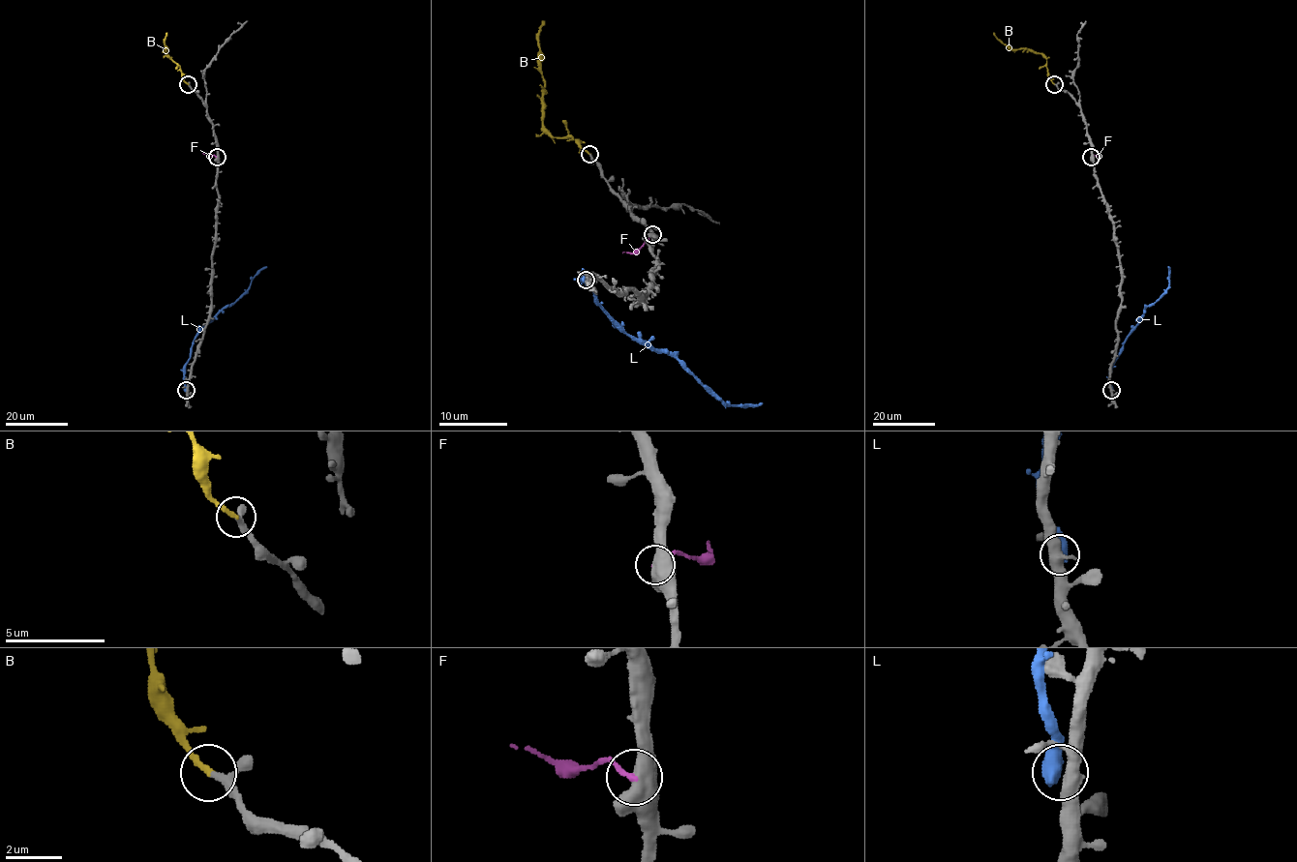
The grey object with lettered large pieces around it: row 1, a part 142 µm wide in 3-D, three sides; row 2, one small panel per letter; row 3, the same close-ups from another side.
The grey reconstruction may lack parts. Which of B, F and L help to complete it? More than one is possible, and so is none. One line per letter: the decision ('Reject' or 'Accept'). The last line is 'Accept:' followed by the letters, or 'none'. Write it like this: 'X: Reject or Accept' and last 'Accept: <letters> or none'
B: Accept
F: Reject
L: Reject
Accept: B

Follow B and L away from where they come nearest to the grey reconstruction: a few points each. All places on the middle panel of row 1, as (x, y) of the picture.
B: (589, 154), (574, 138), (554, 136), (543, 127), (545, 78), (538, 31), (545, 20)
L: (586, 279), (581, 274), (605, 312), (627, 334), (656, 349), (663, 349), (721, 402), (728, 405), (763, 402)

